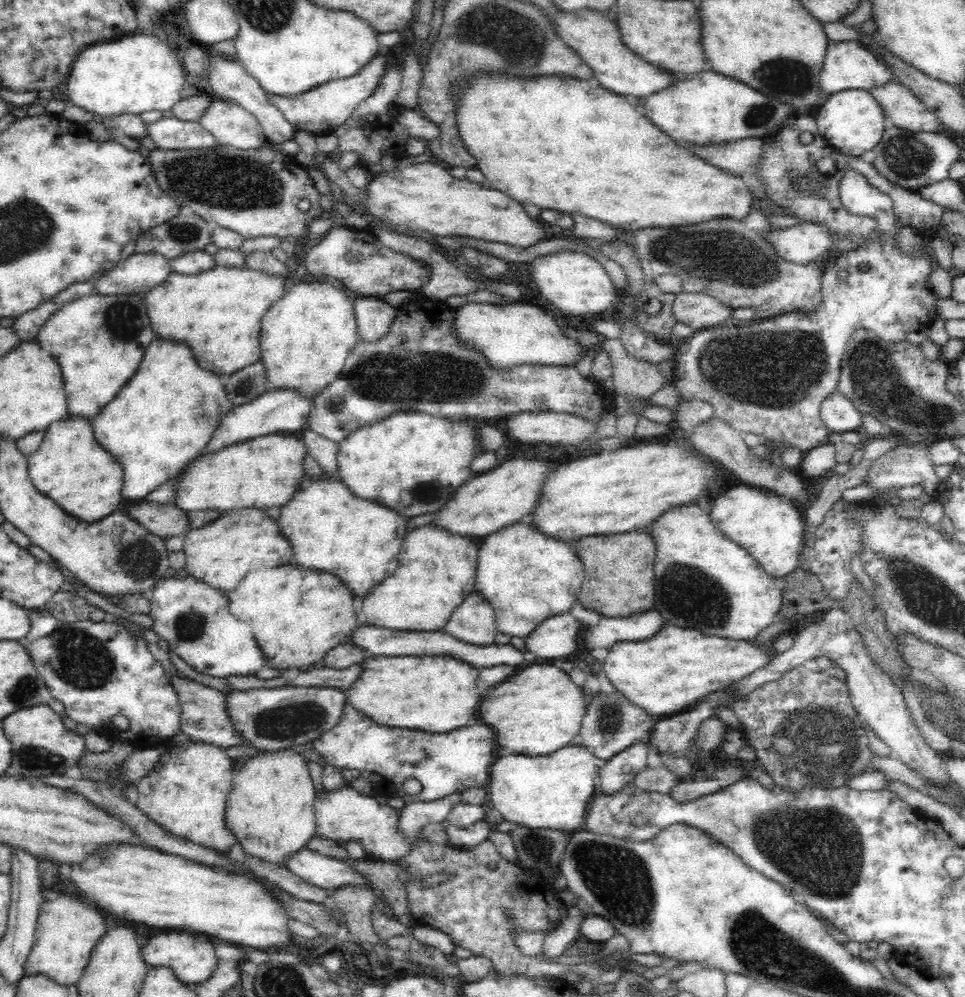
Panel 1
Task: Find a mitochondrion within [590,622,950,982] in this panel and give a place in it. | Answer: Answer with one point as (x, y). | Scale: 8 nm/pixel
(820, 850)

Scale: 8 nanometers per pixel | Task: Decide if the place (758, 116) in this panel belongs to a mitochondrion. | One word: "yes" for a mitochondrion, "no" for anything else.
yes

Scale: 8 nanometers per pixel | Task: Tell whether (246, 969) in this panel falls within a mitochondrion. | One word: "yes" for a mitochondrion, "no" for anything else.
no

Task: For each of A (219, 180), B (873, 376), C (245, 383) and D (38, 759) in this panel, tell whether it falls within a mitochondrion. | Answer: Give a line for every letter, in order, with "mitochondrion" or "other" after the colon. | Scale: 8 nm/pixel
A: mitochondrion
B: mitochondrion
C: mitochondrion
D: mitochondrion

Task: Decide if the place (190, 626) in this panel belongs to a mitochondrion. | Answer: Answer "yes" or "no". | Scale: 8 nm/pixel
yes

